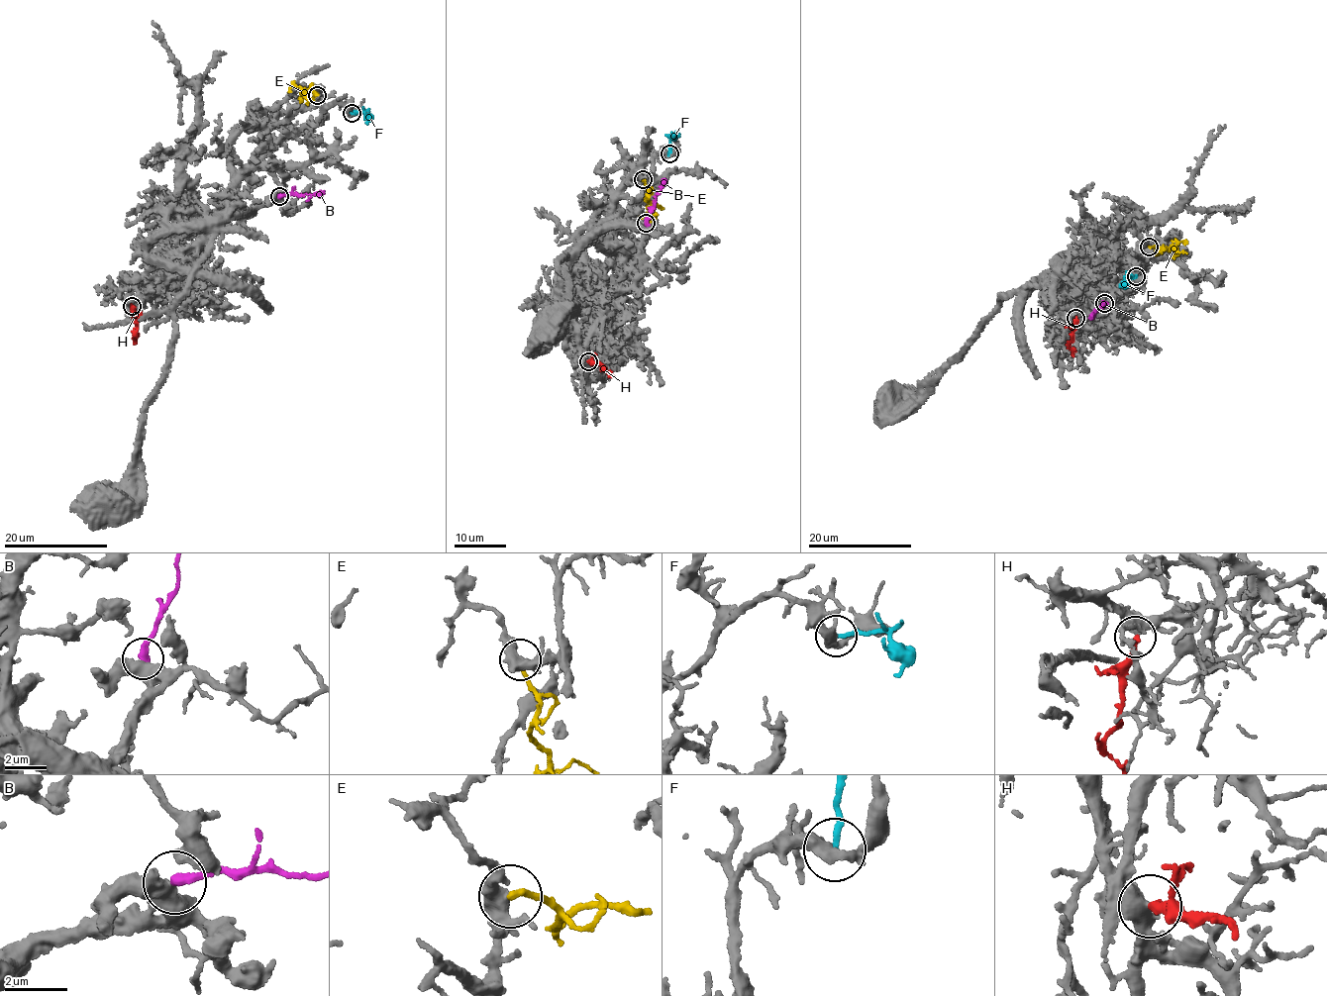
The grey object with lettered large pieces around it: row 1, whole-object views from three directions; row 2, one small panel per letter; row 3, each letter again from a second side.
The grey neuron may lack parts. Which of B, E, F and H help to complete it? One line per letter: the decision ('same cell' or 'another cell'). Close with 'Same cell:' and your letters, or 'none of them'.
B: another cell
E: another cell
F: another cell
H: same cell
Same cell: H

